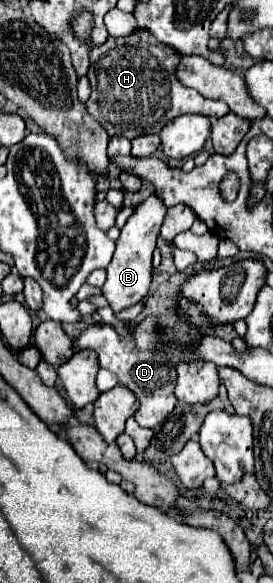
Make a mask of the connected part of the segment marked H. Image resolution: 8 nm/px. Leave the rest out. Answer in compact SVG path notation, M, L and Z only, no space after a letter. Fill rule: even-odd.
M136 30L134 34L130 34L126 38L108 38L102 46L96 46L90 50L88 78L90 78L92 94L86 102L86 110L106 128L106 132L110 136L124 136L128 140L142 136L142 134L158 134L166 126L166 122L170 122L172 118L176 118L180 114L202 114L208 118L220 118L220 116L228 114L230 110L224 102L208 100L208 98L200 96L196 90L186 88L178 82L176 66L178 66L180 58L182 58L182 54L178 54L170 46L158 42L148 30Z

